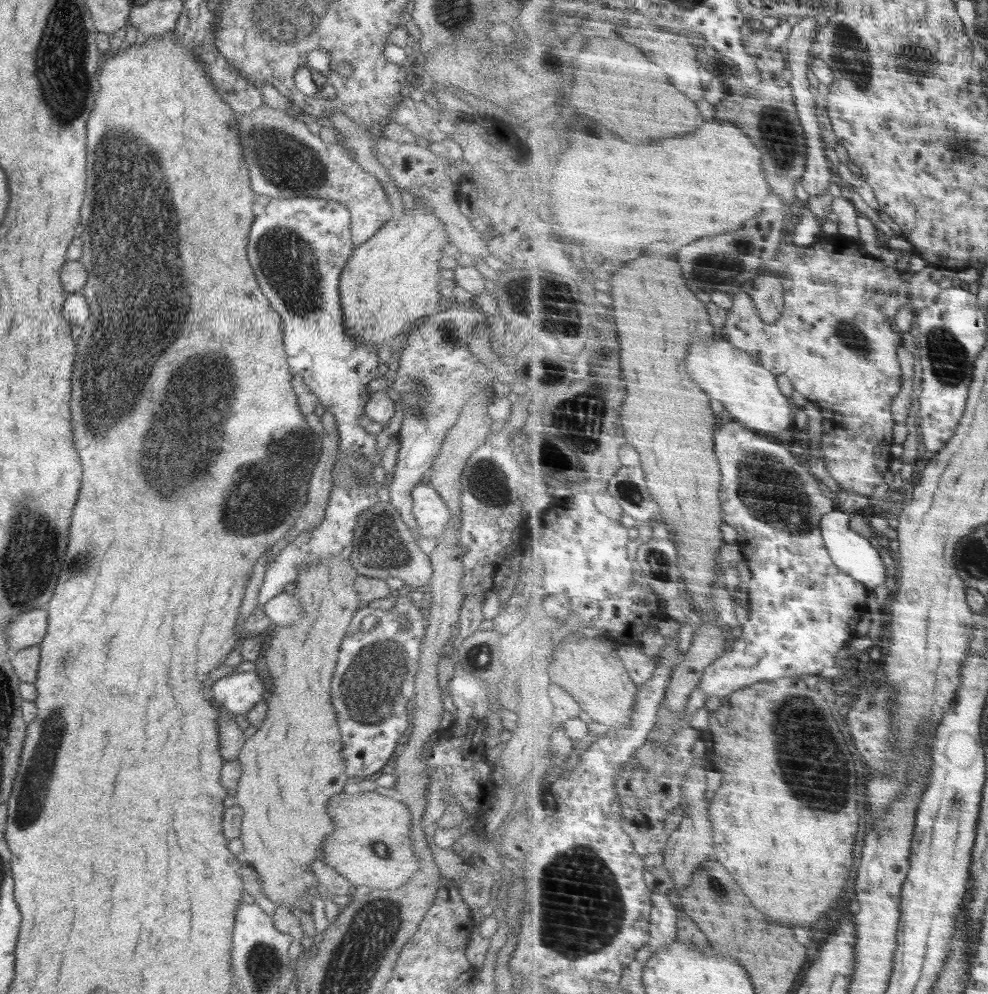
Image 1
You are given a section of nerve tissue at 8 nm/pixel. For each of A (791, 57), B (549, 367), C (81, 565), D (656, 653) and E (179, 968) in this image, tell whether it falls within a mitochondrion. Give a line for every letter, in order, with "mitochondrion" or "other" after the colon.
A: other
B: mitochondrion
C: mitochondrion
D: other
E: other

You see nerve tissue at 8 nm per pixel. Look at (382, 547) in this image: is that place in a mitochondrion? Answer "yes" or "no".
yes

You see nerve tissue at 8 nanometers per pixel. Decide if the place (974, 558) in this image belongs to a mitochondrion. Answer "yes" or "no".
yes

